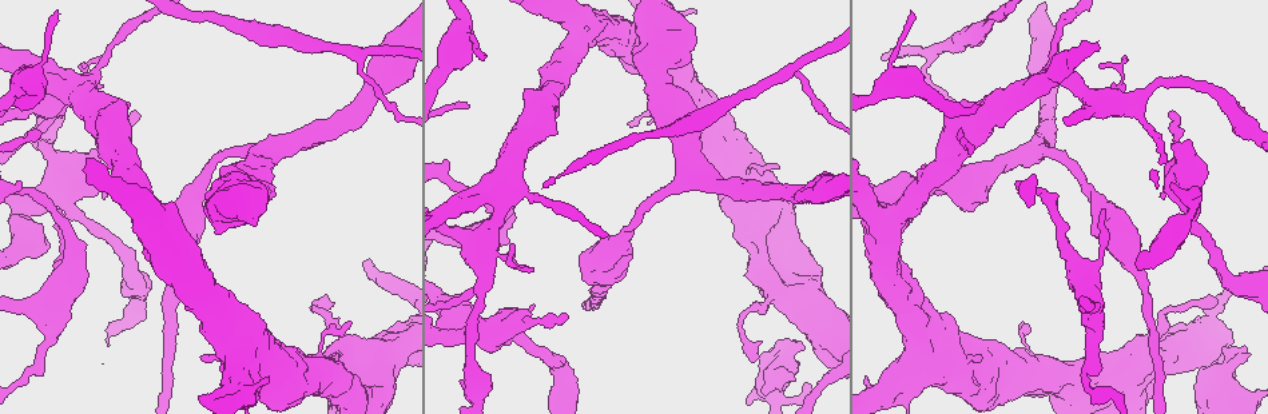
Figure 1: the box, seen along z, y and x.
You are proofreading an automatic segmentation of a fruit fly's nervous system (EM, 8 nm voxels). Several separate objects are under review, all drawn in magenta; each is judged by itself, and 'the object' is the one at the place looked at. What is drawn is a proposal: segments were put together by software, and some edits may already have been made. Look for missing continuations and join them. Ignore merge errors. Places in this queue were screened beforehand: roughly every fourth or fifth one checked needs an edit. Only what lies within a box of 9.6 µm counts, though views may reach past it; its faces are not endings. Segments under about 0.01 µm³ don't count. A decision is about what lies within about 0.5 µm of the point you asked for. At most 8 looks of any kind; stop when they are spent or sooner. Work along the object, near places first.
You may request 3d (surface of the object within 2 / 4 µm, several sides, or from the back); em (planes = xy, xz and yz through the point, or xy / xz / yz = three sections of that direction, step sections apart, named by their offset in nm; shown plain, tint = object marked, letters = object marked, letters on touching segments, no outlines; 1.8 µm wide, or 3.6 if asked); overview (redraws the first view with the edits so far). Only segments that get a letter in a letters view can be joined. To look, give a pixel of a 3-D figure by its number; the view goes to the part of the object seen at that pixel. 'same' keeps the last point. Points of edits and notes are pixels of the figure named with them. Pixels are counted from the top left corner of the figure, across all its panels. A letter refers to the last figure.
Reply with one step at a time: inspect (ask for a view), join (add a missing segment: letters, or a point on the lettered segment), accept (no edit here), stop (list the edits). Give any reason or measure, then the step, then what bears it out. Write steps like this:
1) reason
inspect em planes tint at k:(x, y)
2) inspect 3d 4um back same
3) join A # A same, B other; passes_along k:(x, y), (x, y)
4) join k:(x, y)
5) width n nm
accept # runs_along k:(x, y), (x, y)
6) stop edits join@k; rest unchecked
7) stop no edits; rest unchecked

branch stops here
inspect em planes letters at 1:(561, 314)

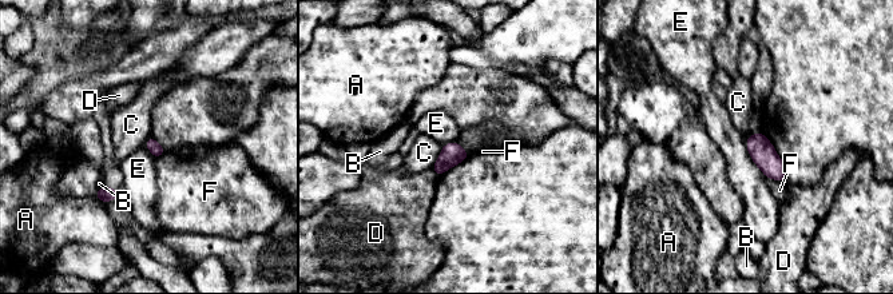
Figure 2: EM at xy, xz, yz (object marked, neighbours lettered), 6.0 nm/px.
accept # A other, B other, C other, D other, E other, F other; none of them fits

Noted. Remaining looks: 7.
branch stops here
inspect em planes letters at 1:(1103, 209)

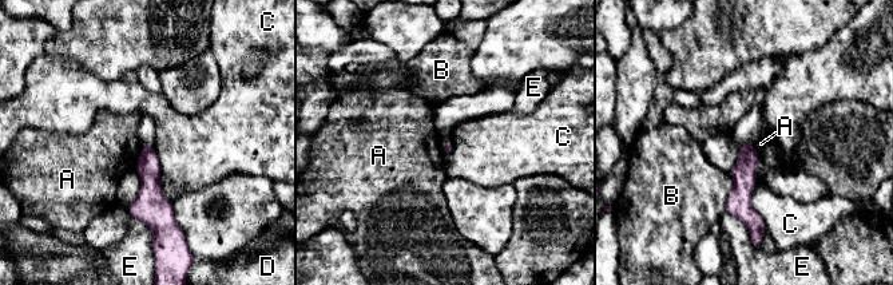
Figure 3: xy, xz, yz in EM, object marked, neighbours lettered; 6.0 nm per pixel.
accept # A other, B other, C other, D other, E other; runs_along 3:(745, 147), (743, 210), (751, 225); no lettered segment goes on from it

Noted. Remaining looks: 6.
branch stops here
inspect em planes letters at 1:(763, 392)

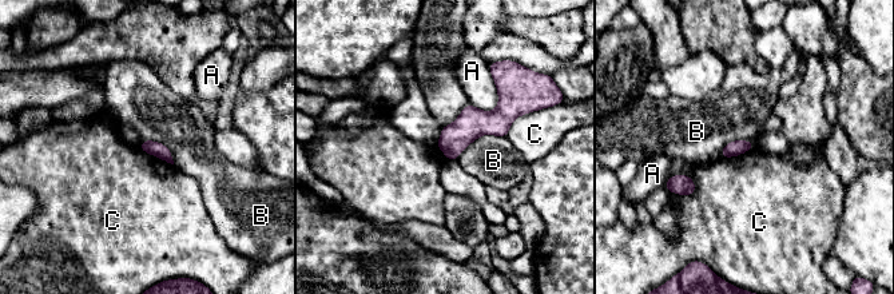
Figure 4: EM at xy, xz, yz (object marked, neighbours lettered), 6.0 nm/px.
longest_contact B 360 nm
accept # A other, B other, C other; none of them fits

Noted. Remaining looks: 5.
stop no edits; rest unchecked

